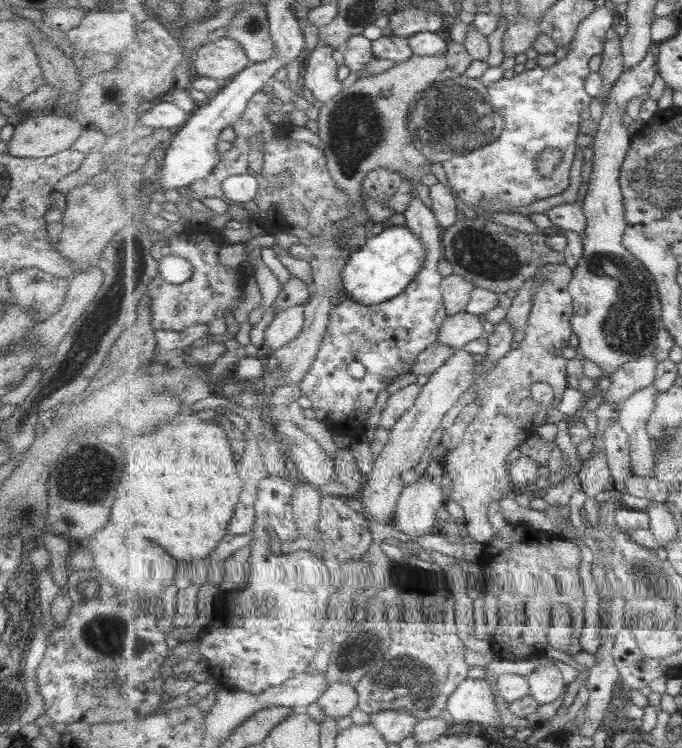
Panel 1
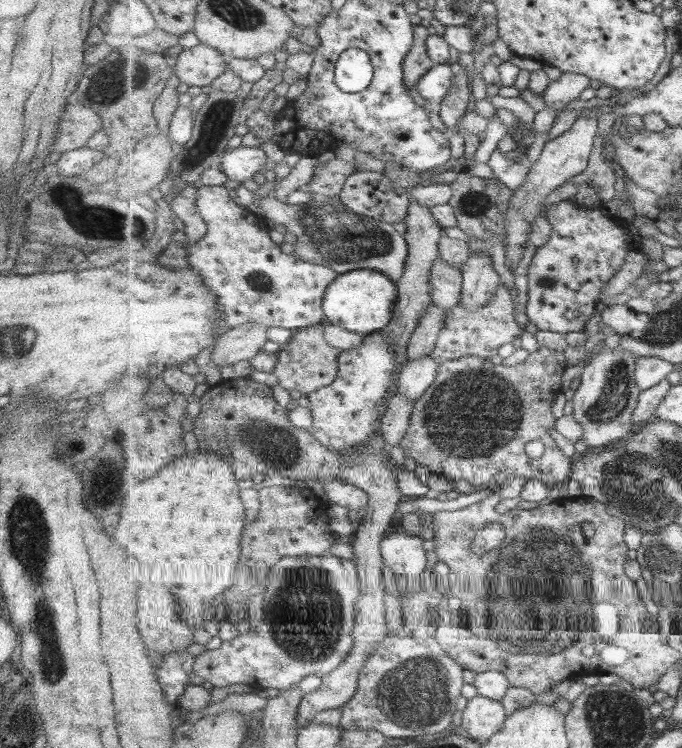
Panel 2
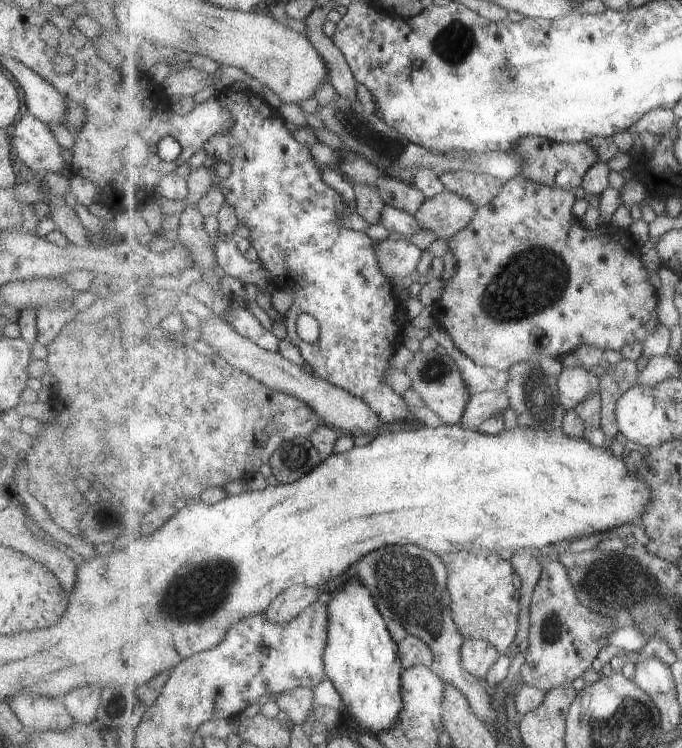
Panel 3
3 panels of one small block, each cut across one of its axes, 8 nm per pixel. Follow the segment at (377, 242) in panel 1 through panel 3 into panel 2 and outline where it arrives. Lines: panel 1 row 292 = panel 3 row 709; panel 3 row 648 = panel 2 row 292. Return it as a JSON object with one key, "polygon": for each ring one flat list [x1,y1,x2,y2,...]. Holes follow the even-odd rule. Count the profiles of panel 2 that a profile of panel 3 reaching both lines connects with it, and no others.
{"polygon":[[355,269,340,274,329,285,324,297,326,323,341,326,351,333,371,335,392,322,398,301,398,284,383,271]]}

